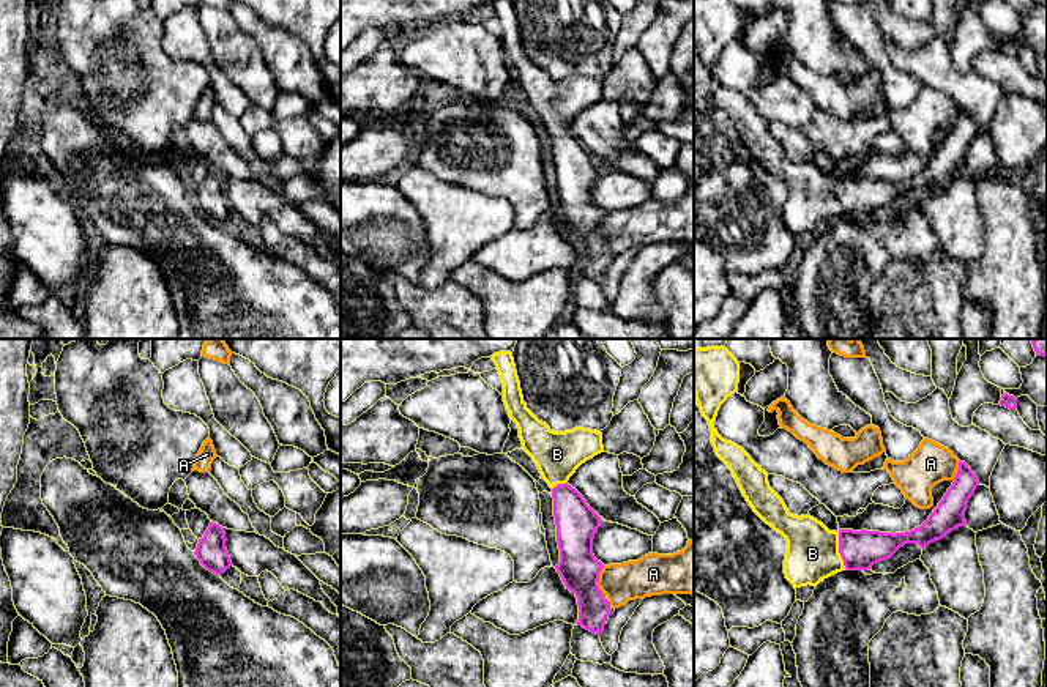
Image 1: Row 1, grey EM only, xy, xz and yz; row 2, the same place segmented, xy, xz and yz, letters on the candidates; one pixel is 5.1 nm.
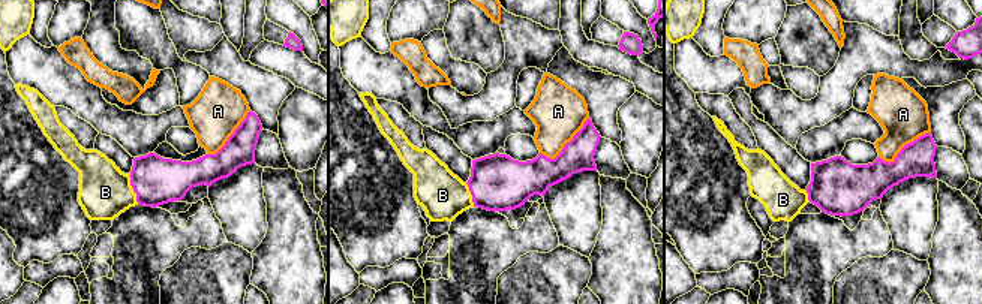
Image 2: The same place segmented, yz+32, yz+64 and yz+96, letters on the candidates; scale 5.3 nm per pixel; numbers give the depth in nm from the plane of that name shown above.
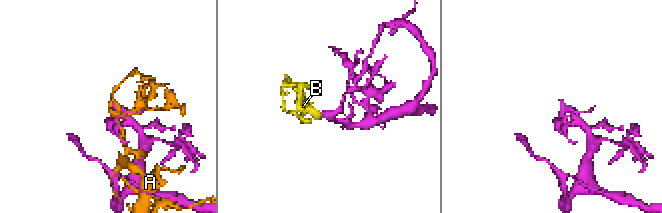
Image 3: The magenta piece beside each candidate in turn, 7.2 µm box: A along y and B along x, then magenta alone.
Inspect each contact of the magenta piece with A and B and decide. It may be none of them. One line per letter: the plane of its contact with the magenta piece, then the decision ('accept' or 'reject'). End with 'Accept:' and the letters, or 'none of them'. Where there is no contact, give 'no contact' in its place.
A: contact in xz; reject
B: contact in yz; accept
Accept: B

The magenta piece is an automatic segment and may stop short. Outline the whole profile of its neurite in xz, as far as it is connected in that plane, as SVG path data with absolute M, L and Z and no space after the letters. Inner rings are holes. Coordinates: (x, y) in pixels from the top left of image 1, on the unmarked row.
M494 0L503 30L503 49L517 71L522 96L533 106L552 136L560 210L555 213L566 236L577 244L577 273L599 282L612 262L610 249L598 233L604 214L593 202L593 186L601 164L568 128L576 117L604 99L602 80L583 74L553 79L524 49L512 0Z

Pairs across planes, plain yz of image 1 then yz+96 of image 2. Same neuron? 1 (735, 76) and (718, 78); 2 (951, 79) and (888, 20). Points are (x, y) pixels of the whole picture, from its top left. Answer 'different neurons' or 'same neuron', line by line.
1: same neuron
2: different neurons

